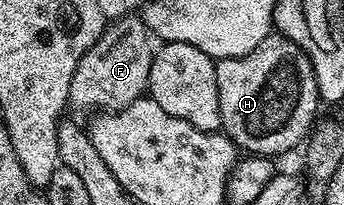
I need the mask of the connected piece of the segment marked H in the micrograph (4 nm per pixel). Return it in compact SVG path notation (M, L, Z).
M271 33L251 53L238 59L218 59L216 65L221 131L228 135L230 141L237 144L242 152L278 157L277 155L283 154L284 151L291 150L297 142L300 144L310 134L318 118L316 115L319 96L313 66L299 45L295 45L280 33Z

